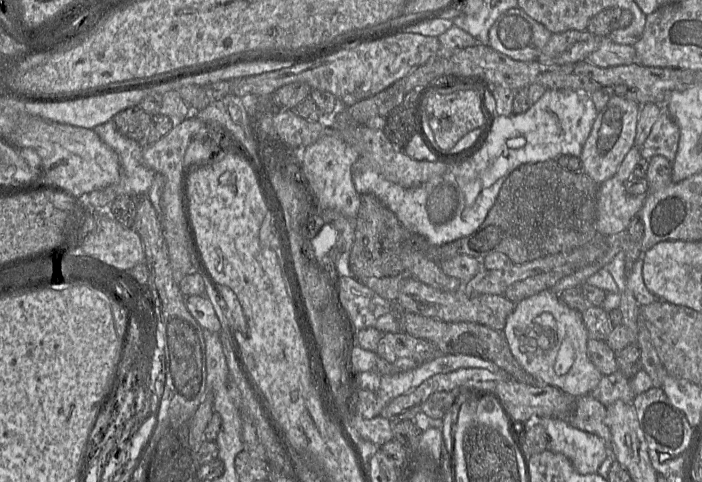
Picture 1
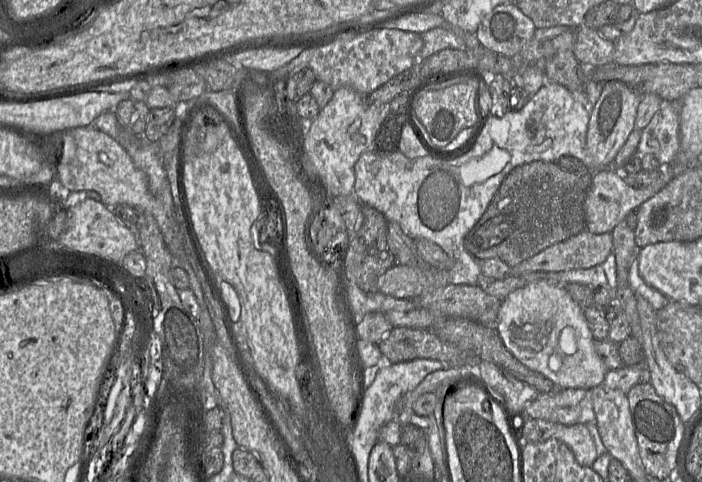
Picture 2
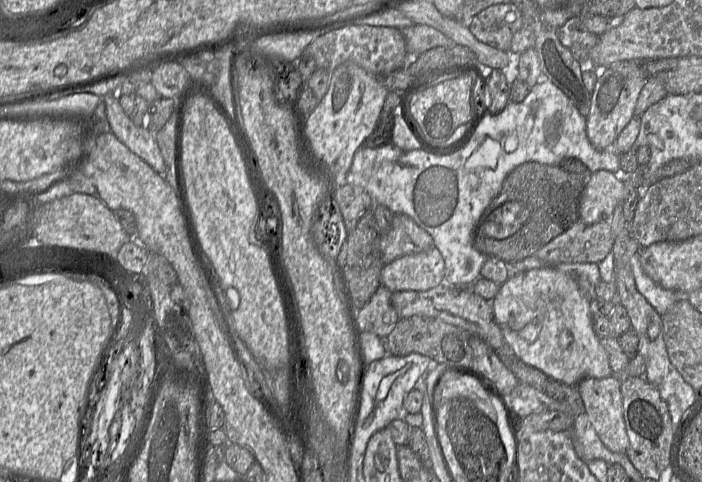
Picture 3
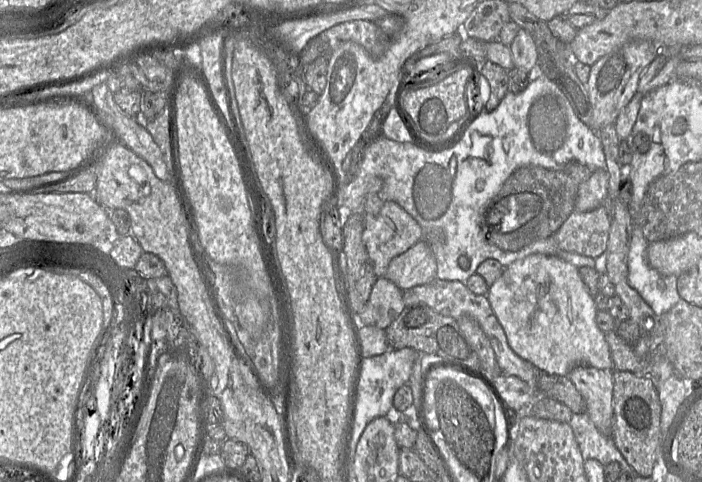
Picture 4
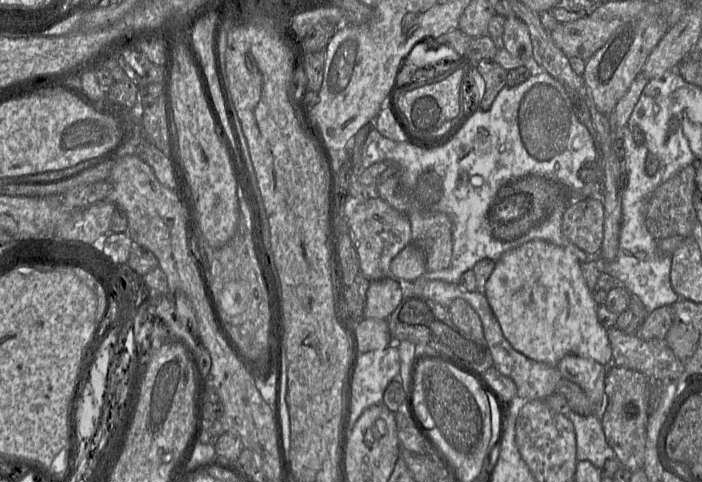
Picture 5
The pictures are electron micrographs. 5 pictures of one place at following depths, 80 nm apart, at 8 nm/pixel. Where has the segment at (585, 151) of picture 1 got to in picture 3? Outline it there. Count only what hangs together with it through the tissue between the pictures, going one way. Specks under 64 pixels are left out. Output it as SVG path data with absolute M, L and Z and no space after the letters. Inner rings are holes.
M619 61L598 69L597 81L591 94L591 108L587 117L587 136L598 150L614 144L621 131L635 115L639 94L648 77L644 62Z

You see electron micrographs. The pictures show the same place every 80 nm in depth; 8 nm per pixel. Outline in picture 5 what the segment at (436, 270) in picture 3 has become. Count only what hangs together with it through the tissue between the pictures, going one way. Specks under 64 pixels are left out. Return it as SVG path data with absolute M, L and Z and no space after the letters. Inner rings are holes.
M412 243L400 251L390 263L390 277L396 280L415 281L426 271L425 253Z

